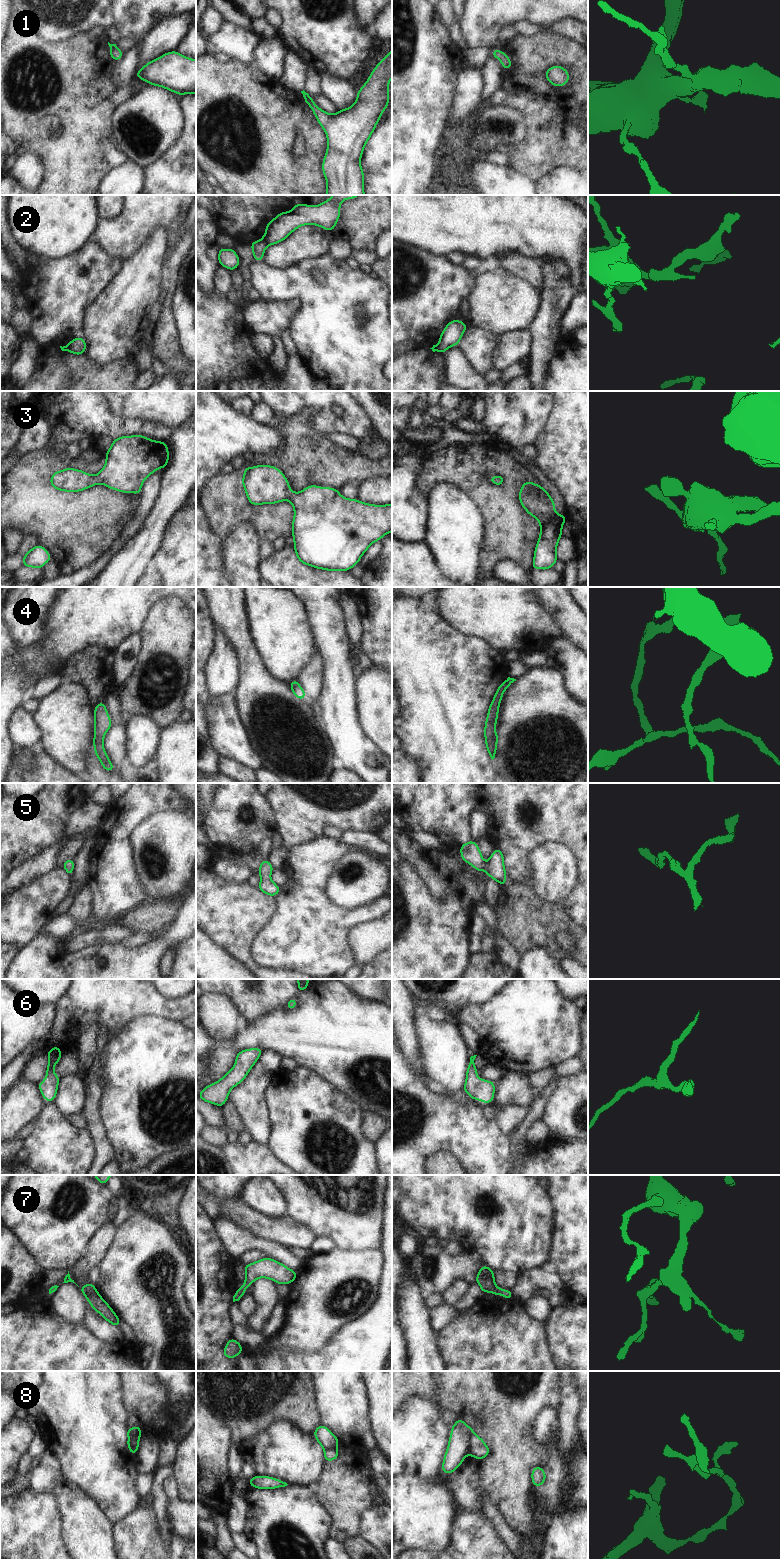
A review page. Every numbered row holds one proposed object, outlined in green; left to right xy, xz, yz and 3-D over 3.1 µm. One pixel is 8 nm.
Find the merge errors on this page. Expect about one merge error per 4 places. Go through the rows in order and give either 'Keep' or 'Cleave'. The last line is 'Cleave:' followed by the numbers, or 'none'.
1: Keep
2: Cleave
3: Keep
4: Keep
5: Keep
6: Keep
7: Keep
8: Cleave
Cleave: 2, 8

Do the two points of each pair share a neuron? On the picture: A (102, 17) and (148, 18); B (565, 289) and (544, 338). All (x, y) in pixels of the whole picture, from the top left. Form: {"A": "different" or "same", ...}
{"A": "different", "B": "same"}

